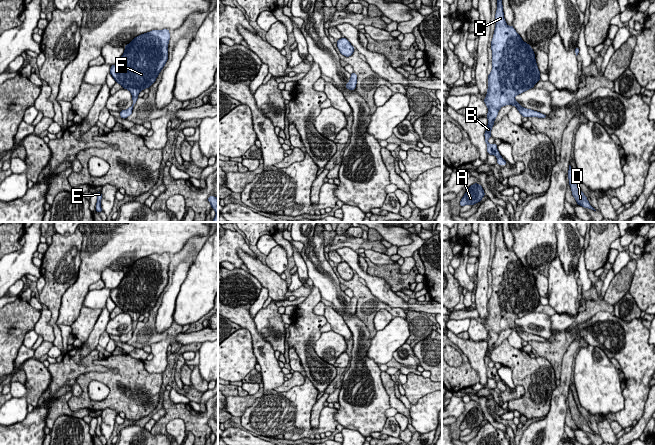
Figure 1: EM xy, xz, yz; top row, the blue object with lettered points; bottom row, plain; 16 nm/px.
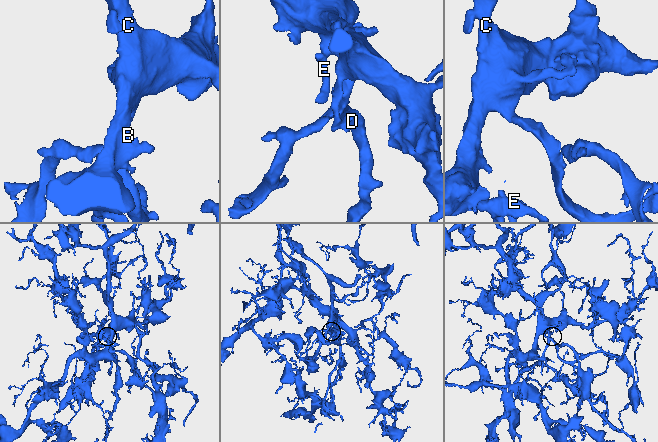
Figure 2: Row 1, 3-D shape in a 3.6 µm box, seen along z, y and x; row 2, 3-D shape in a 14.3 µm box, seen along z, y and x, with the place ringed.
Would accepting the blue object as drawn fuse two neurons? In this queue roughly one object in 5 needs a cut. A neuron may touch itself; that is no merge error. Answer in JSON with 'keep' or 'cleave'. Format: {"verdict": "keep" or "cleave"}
{"verdict": "keep"}

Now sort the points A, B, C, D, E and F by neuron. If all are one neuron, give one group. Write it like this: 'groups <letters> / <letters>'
groups A B C D E F

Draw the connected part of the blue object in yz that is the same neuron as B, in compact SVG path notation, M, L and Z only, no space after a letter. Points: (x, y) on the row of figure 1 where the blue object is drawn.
M497 0L495 30L491 41L492 71L488 75L487 96L484 99L488 107L488 126L485 131L487 152L497 157L499 165L506 161L497 150L497 145L490 145L491 129L502 106L514 105L523 117L546 118L540 112L523 108L515 96L531 88L540 80L535 54L531 46L525 43L513 26L508 26L504 19L502 0Z

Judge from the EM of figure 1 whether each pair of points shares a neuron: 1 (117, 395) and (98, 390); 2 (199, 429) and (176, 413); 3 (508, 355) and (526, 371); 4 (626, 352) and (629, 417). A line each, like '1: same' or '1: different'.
1: different
2: same
3: same
4: same

